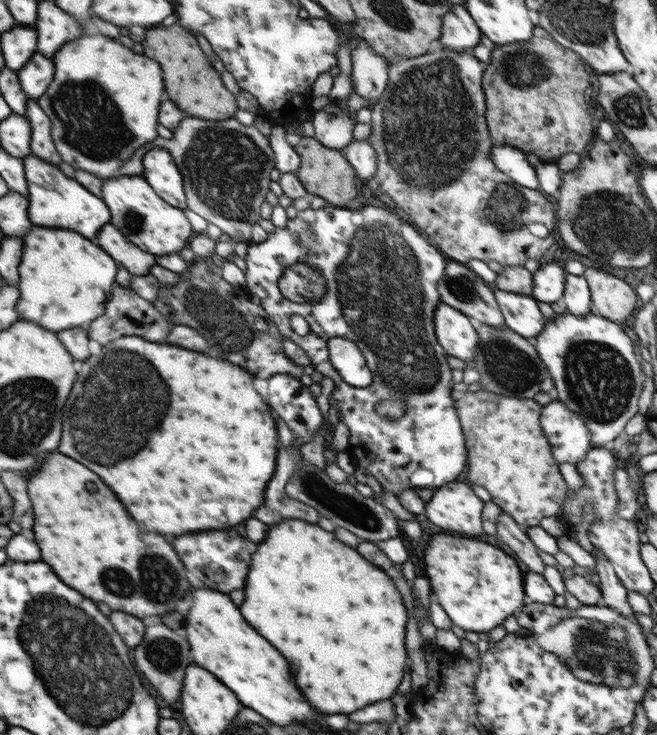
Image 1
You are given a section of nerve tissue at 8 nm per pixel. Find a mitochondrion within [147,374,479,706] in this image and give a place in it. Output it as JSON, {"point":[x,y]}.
{"point":[313,487]}

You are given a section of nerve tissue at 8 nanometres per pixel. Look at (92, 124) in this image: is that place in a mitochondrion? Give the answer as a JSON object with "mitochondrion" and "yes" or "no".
{"mitochondrion":"yes"}

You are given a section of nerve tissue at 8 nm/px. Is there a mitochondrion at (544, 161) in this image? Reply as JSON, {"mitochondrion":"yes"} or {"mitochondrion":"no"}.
{"mitochondrion":"no"}

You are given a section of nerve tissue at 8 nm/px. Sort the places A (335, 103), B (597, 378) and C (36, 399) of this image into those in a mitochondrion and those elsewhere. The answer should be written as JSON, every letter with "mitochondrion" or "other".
{"A":"other","B":"mitochondrion","C":"mitochondrion"}

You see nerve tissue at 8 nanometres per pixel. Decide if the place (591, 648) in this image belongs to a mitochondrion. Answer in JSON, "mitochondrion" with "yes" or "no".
{"mitochondrion":"yes"}

